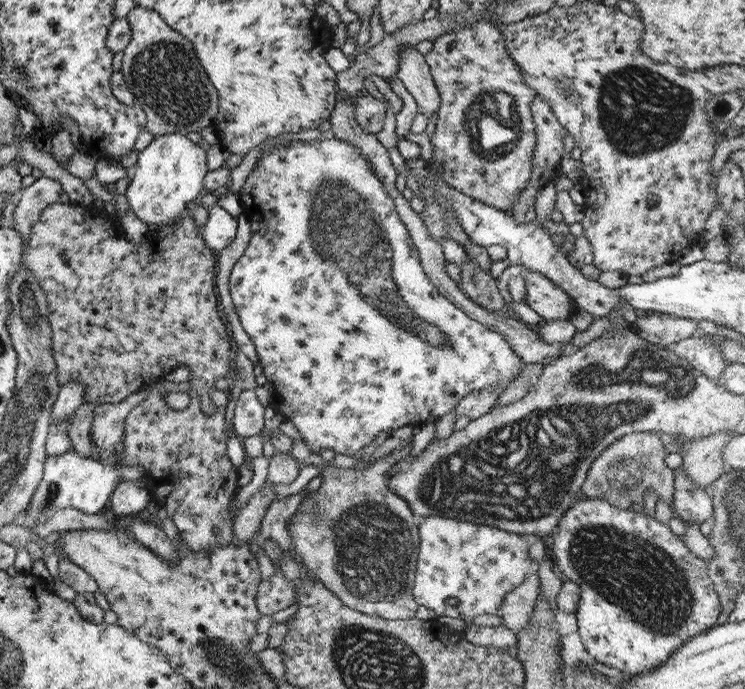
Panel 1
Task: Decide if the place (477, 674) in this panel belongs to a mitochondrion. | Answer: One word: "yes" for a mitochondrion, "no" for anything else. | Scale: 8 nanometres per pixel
no

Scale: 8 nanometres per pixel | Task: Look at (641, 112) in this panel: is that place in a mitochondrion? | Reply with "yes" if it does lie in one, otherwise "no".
yes

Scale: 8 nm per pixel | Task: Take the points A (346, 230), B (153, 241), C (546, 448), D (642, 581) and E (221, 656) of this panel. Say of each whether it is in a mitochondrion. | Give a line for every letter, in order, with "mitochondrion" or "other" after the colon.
A: mitochondrion
B: other
C: mitochondrion
D: mitochondrion
E: mitochondrion

